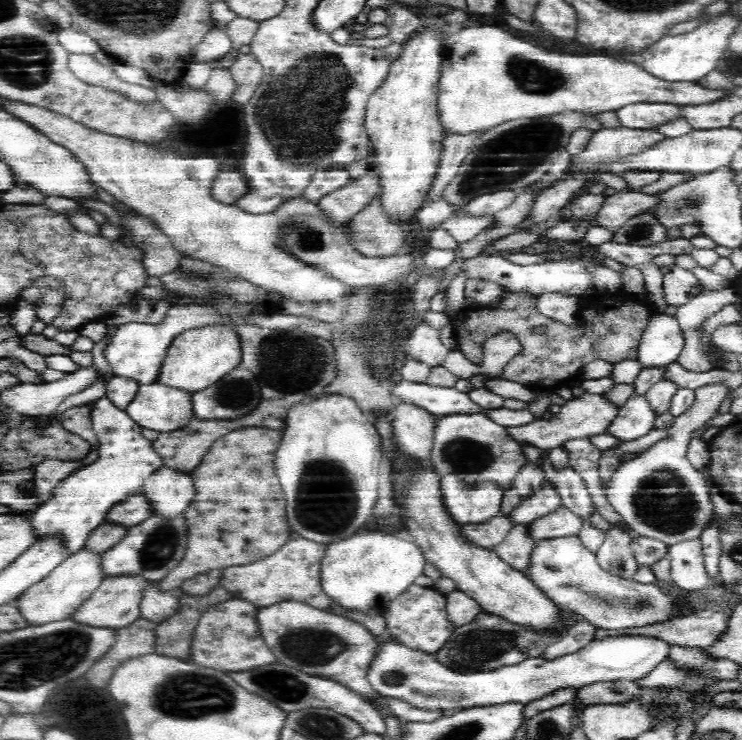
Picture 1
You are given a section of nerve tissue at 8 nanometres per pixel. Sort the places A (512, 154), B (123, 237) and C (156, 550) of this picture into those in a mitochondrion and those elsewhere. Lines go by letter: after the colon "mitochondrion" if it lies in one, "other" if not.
A: mitochondrion
B: other
C: mitochondrion

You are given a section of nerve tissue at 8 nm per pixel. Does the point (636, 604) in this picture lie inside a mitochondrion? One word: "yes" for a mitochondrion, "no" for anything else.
yes

